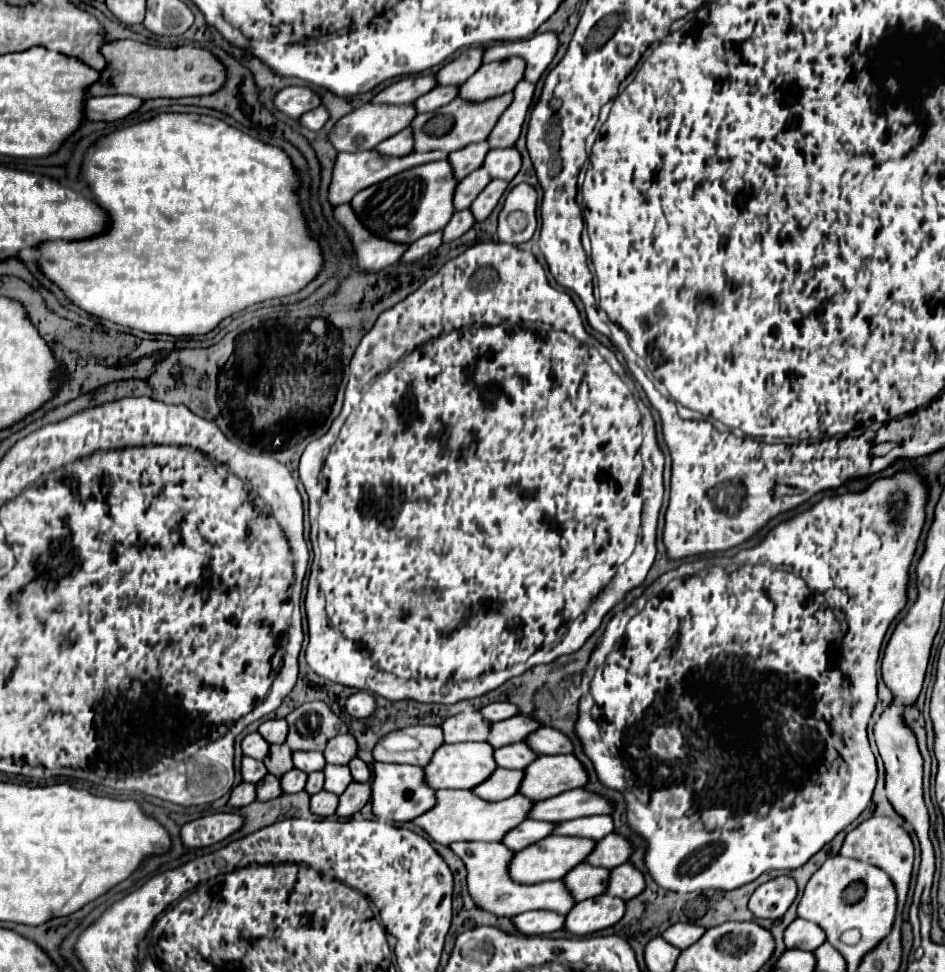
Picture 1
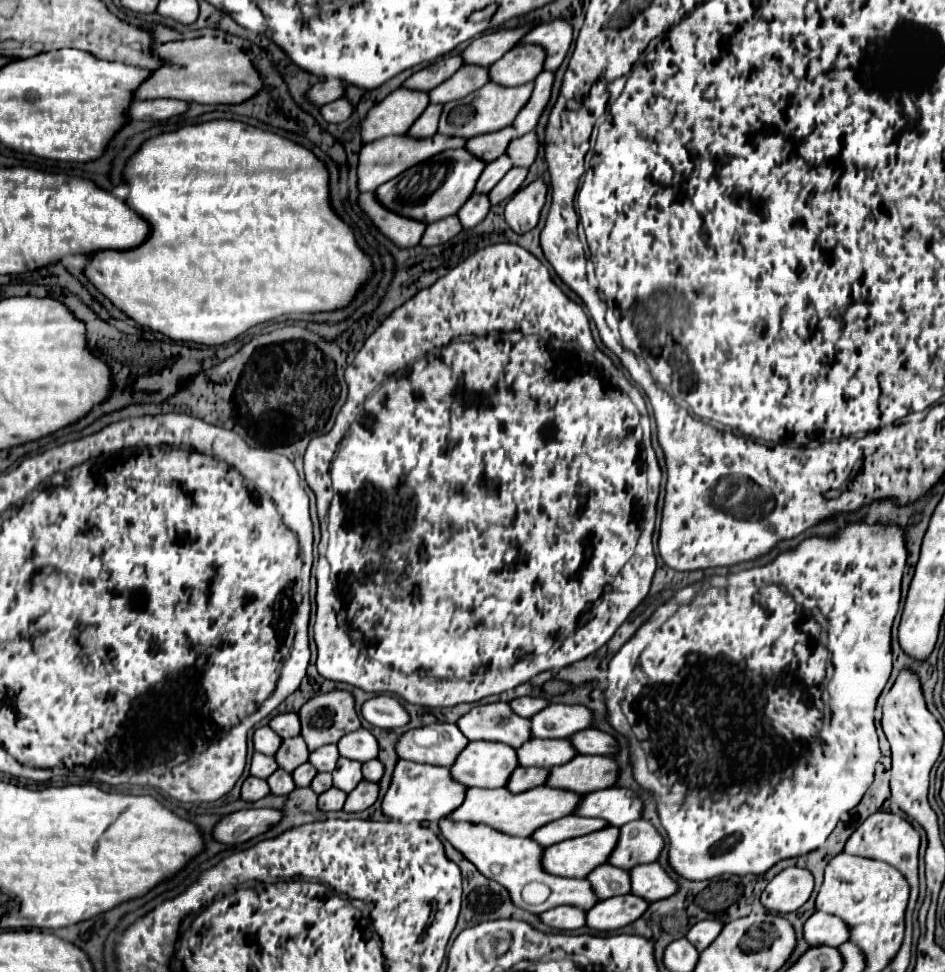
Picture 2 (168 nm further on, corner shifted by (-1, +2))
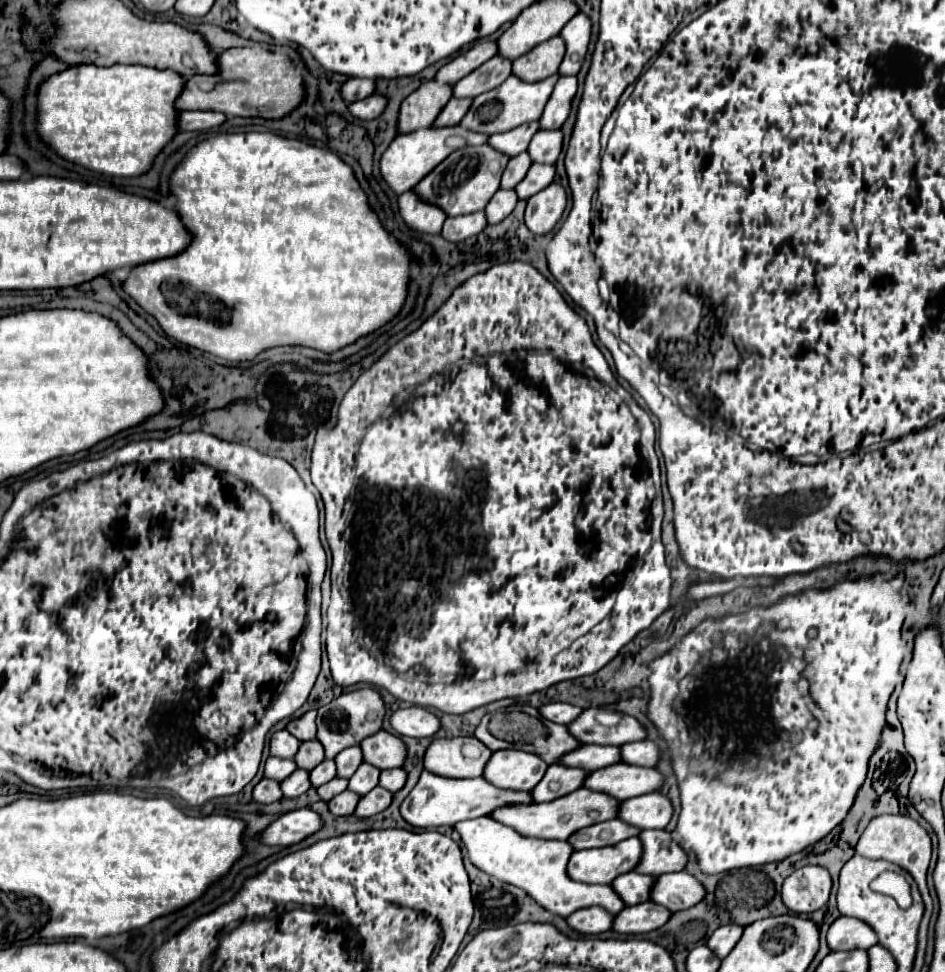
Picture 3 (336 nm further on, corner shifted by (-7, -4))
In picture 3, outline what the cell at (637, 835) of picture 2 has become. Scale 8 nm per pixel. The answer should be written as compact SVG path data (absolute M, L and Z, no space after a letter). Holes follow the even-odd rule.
M664 829L640 831L642 859L636 865L636 873L658 877L670 871L682 871L686 865L686 853Z

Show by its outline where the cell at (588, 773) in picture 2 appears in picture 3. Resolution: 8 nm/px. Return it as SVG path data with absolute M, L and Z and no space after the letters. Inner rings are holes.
M614 763L596 771L590 771L584 779L584 787L590 791L606 793L618 801L658 791L662 787L662 775L650 767Z

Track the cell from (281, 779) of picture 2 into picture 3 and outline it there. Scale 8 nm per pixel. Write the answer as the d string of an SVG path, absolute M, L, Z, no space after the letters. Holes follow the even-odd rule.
M296 769L290 777L286 777L282 783L280 783L280 789L284 793L286 799L296 799L300 797L304 791L310 789L310 779L308 779L308 771L304 769Z

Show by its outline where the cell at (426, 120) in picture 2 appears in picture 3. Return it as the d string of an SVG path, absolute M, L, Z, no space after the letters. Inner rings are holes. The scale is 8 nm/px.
M450 99L446 103L446 107L440 111L440 115L436 117L436 121L432 123L432 127L452 127L458 125L462 115L466 113L466 107L470 107L470 99Z

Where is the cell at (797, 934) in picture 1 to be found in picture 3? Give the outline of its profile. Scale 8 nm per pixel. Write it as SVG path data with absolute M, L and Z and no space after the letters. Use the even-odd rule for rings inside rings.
M838 917L826 933L826 941L830 951L852 951L852 949L870 949L876 945L874 931L866 927L860 919Z

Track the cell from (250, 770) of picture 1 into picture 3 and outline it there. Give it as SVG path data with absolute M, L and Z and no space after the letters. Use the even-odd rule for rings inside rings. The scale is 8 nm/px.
M268 757L266 765L264 765L264 777L274 779L274 781L284 781L294 769L296 769L296 763L292 759Z

